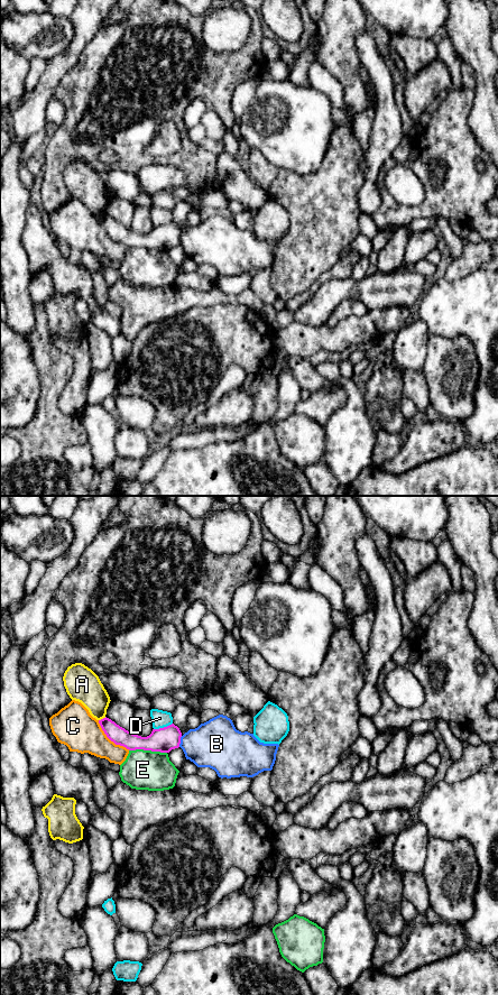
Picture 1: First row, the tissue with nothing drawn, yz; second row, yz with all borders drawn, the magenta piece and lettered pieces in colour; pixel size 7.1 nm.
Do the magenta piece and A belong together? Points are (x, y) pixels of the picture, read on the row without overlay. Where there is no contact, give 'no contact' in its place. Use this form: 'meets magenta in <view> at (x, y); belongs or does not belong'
meets magenta in yz at (103, 215); does not belong

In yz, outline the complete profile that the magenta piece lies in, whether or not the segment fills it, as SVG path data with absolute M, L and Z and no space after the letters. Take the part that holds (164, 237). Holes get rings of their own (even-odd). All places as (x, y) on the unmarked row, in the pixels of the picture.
M107 214L99 218L99 221L111 239L129 248L144 247L169 250L172 247L178 246L181 241L182 230L174 221L164 225L153 227L147 234L135 232Z

